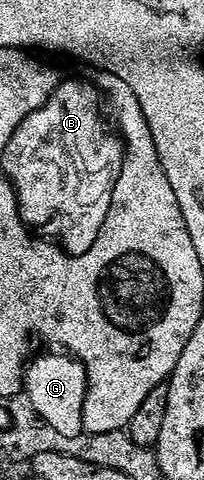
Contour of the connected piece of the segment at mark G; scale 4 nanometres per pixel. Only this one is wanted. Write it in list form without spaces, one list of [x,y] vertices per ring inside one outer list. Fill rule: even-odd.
[[[60,352],[46,353],[35,357],[25,366],[22,384],[25,398],[38,416],[53,426],[62,437],[76,437],[83,434],[84,405],[88,375],[85,367],[72,356]]]

